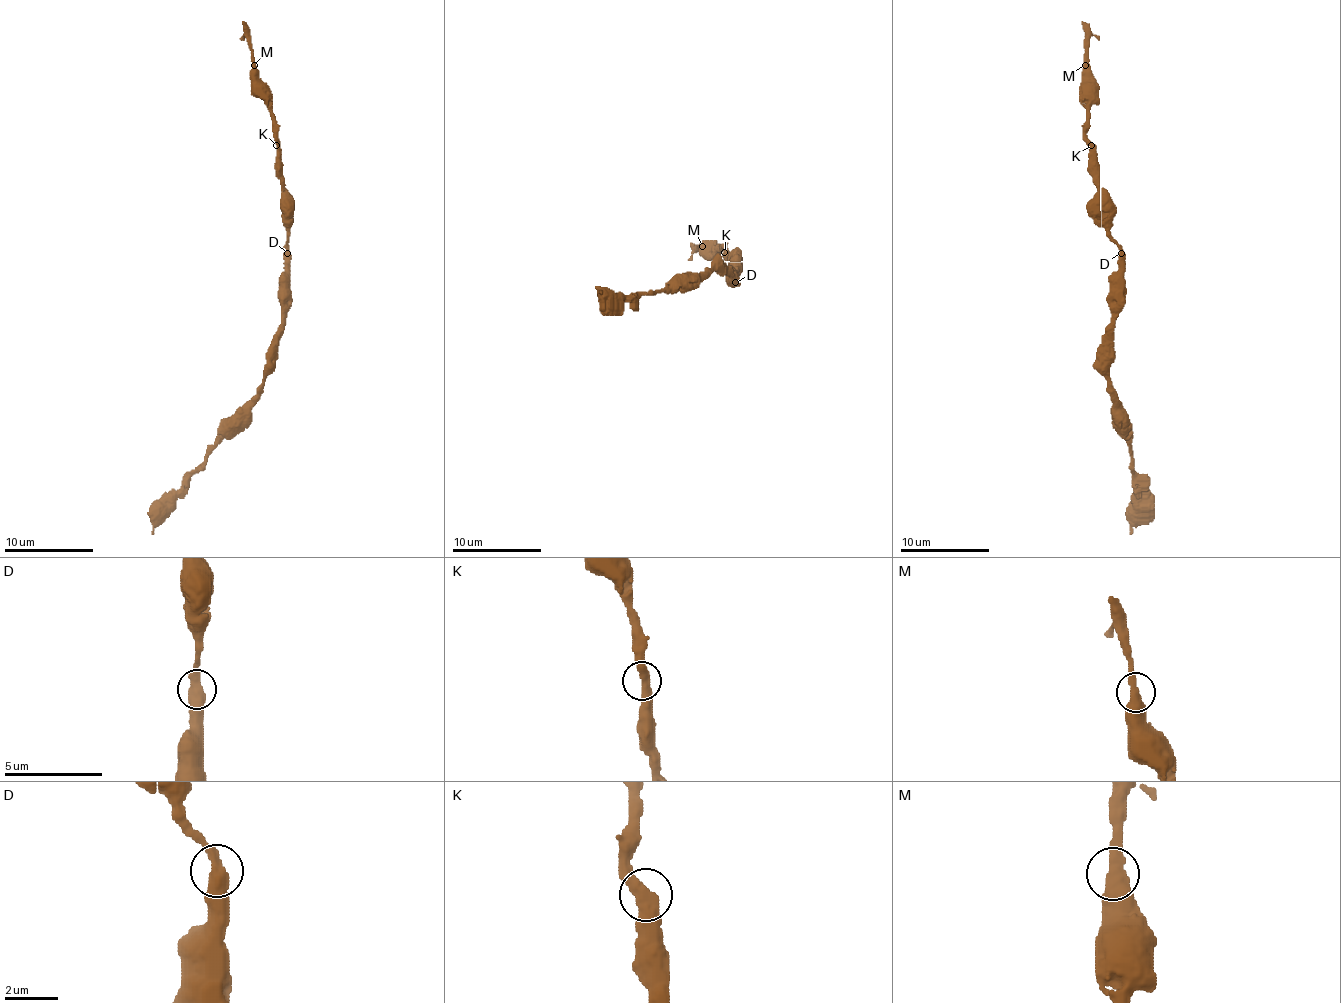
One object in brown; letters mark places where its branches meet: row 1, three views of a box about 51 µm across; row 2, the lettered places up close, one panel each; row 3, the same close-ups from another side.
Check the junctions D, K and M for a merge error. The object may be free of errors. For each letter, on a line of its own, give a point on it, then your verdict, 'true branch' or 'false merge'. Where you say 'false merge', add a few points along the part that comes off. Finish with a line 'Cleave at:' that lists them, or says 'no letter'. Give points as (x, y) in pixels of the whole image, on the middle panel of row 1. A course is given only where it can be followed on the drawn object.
D: (735, 282) | true branch
K: (724, 252) | true branch
M: (702, 246) | true branch
Cleave at: no letter

